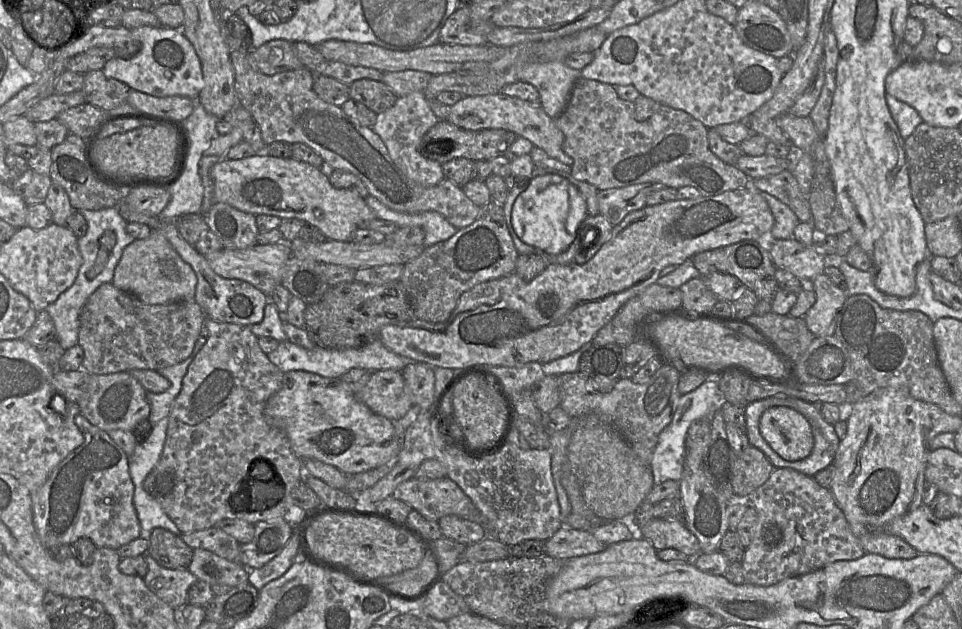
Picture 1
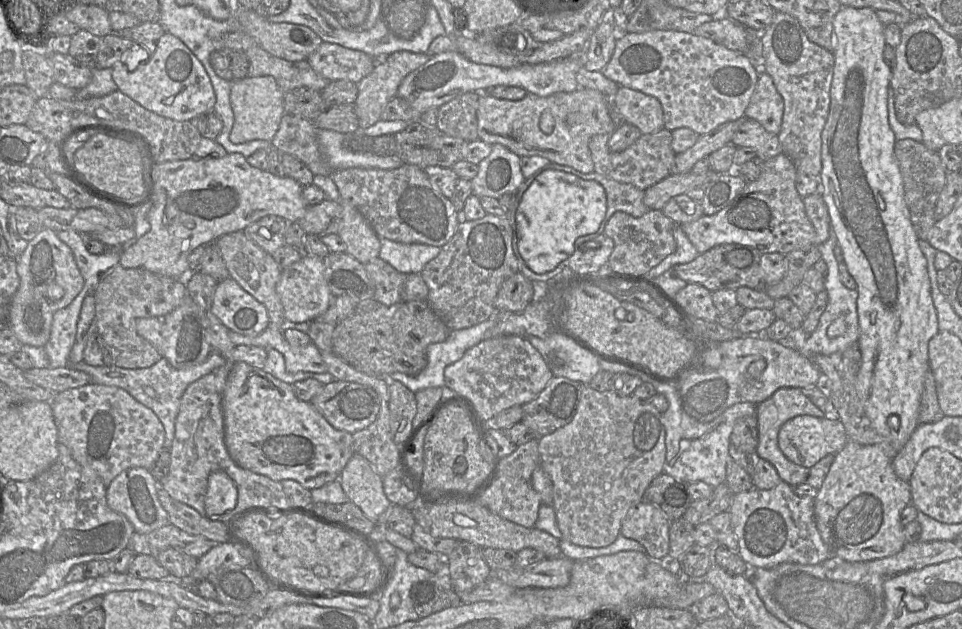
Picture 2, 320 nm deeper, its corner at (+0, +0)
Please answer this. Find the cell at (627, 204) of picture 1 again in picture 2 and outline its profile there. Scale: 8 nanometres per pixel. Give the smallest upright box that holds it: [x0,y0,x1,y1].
[644,170,719,211]

